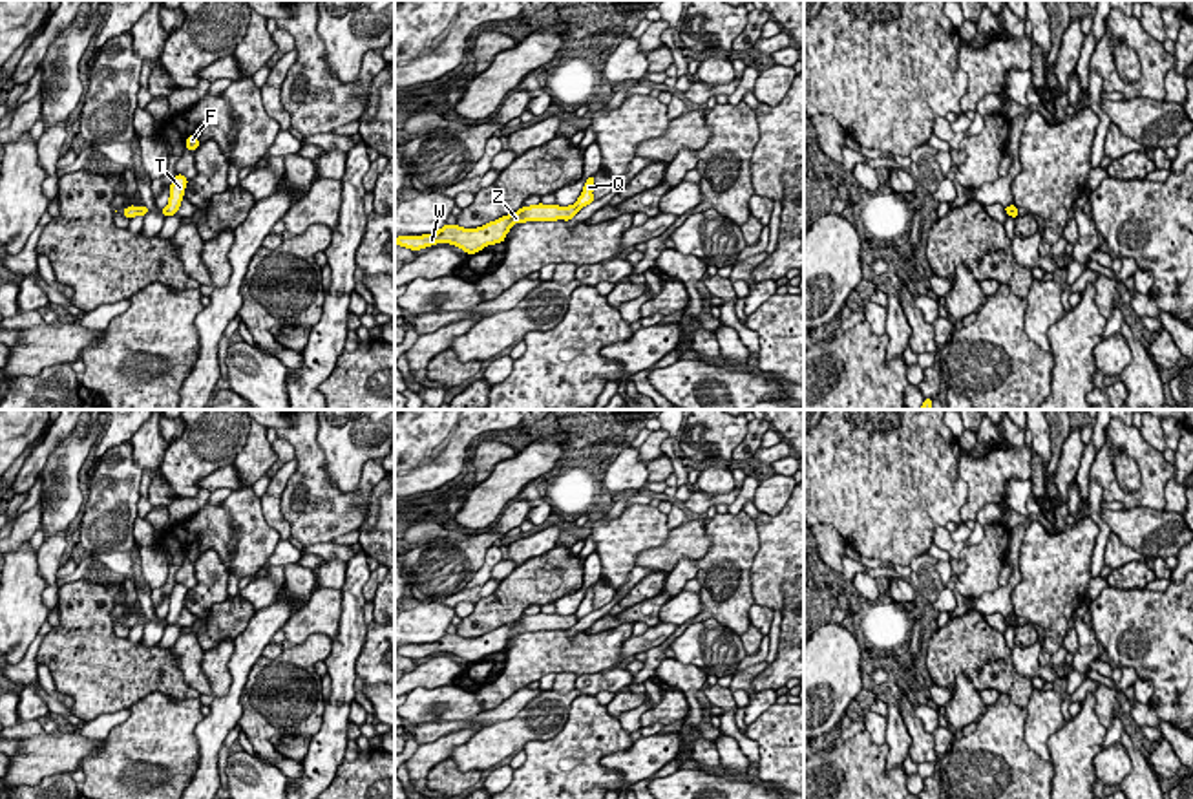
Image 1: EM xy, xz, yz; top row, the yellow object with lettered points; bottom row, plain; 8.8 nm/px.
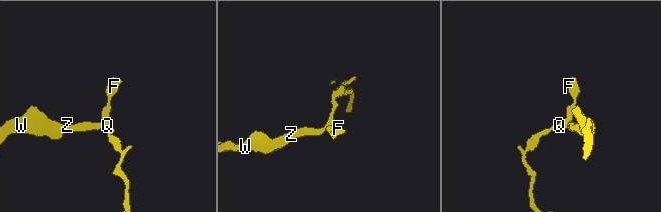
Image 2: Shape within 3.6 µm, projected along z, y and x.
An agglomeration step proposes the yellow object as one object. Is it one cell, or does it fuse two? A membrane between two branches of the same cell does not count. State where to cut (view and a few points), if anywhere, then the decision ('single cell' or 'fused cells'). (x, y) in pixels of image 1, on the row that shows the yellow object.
cut xz (574, 205), (578, 209); fused cells

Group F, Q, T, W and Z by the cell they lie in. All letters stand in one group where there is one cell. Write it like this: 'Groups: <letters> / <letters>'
Groups: F Q T / W Z

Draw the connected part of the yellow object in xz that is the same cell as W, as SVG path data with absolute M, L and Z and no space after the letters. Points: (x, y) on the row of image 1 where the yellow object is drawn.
M532 205L523 207L521 210L502 216L491 223L486 223L479 229L462 229L455 225L444 225L440 230L424 236L396 236L395 245L418 250L435 243L451 243L460 247L468 254L482 250L486 245L495 245L504 241L508 230L513 223L524 221L555 221L555 219L572 219L577 214L577 207L557 207L557 205Z

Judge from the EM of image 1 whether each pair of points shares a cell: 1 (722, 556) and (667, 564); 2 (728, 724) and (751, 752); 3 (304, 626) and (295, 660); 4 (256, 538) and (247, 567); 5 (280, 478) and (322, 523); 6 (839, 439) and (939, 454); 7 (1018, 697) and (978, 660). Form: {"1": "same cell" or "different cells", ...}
{"1": "different cells", "2": "same cell", "3": "different cells", "4": "same cell", "5": "different cells", "6": "same cell", "7": "same cell"}

